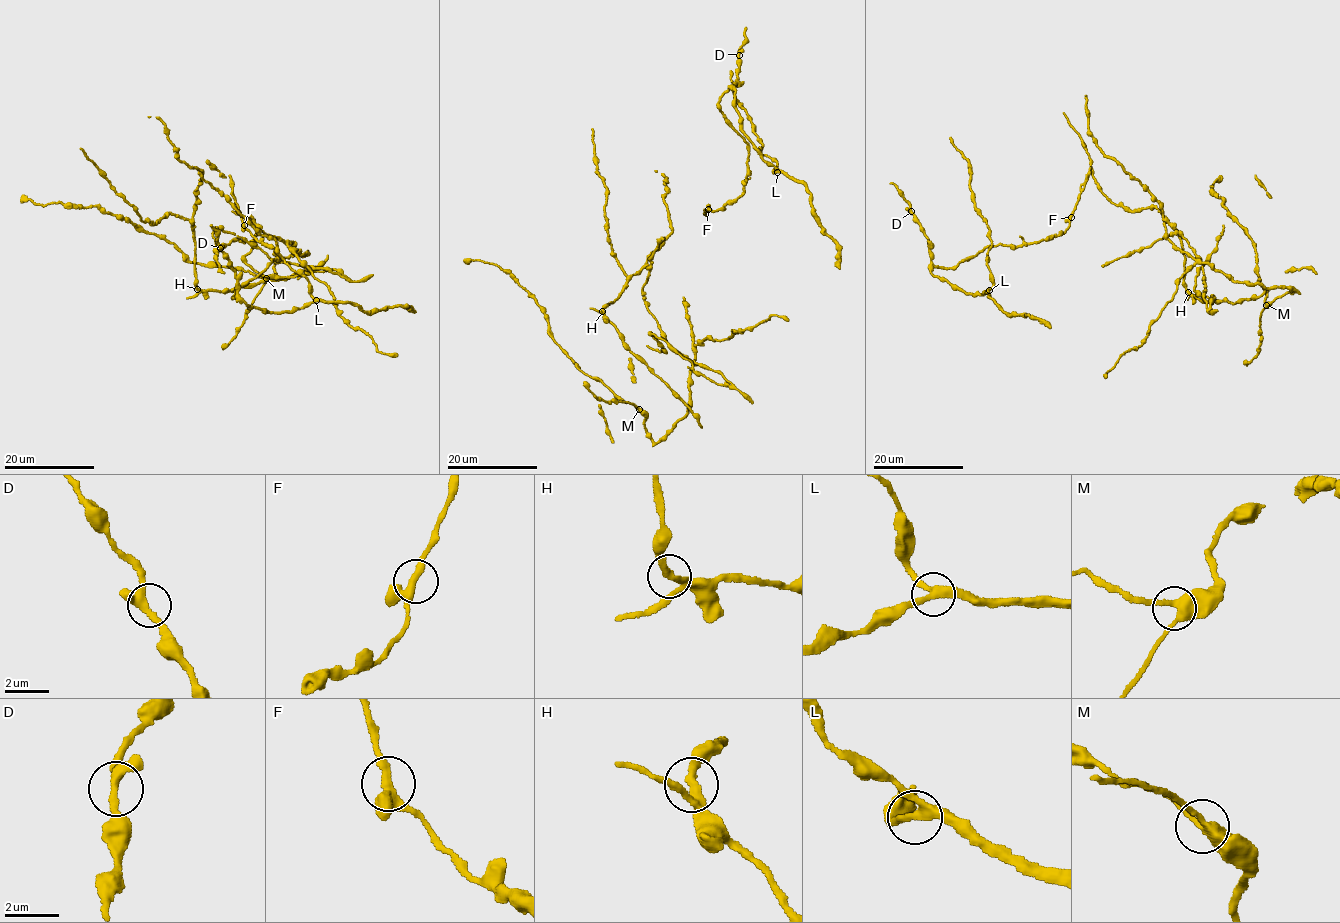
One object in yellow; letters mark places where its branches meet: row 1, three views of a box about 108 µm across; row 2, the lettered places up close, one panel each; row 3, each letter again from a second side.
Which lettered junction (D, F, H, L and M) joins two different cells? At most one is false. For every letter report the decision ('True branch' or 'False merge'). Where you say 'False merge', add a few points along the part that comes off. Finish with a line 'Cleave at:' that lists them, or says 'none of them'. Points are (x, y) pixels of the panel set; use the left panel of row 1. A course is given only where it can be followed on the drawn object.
D: True branch
F: True branch
H: False merge. Course of the part to remove: (197, 290), (195, 241), (190, 221), (170, 213), (153, 225), (142, 221), (137, 209), (125, 201), (80, 148)
L: True branch
M: True branch
Cleave at: H

